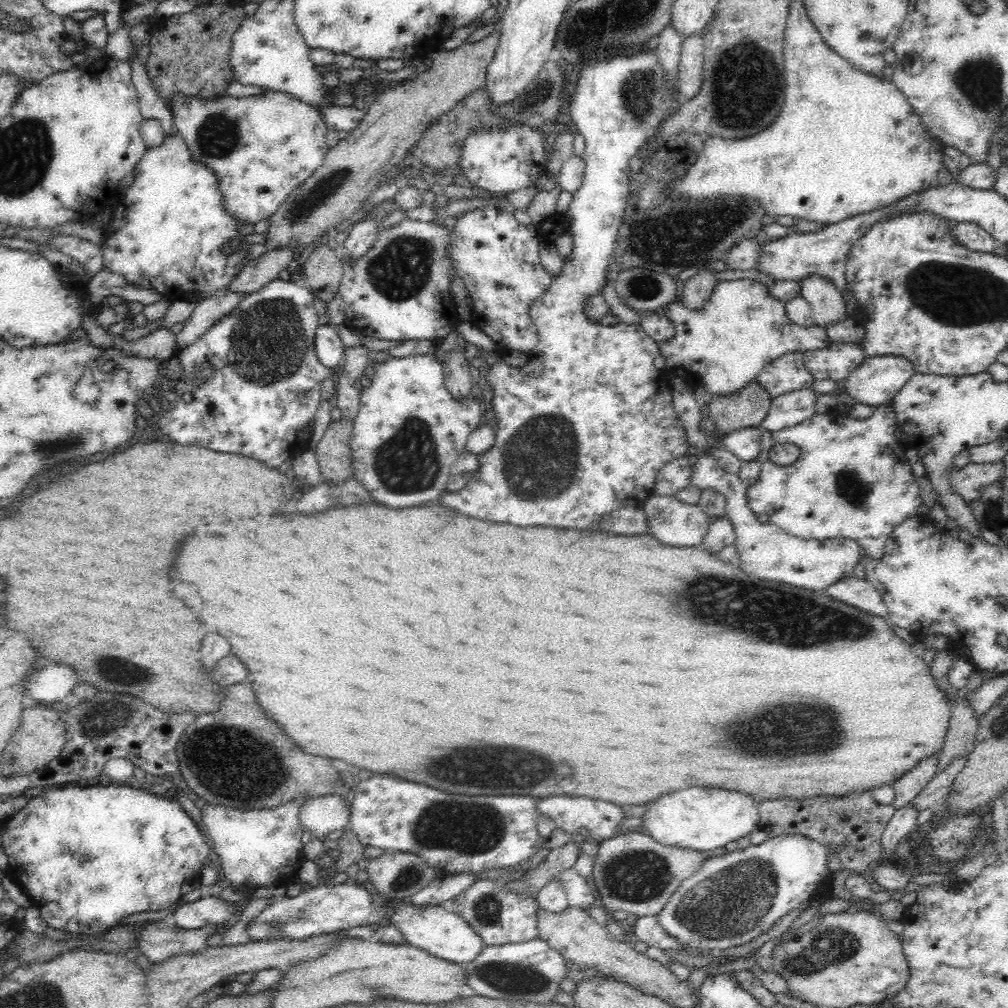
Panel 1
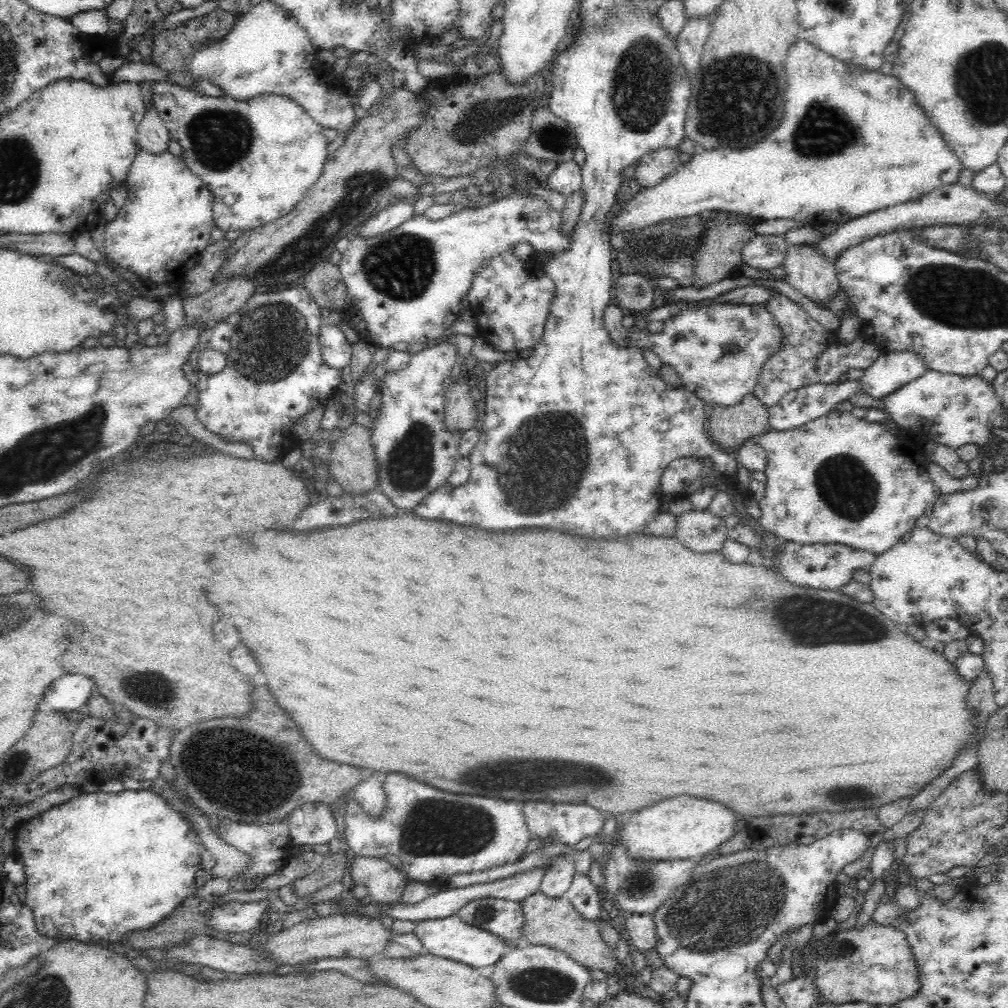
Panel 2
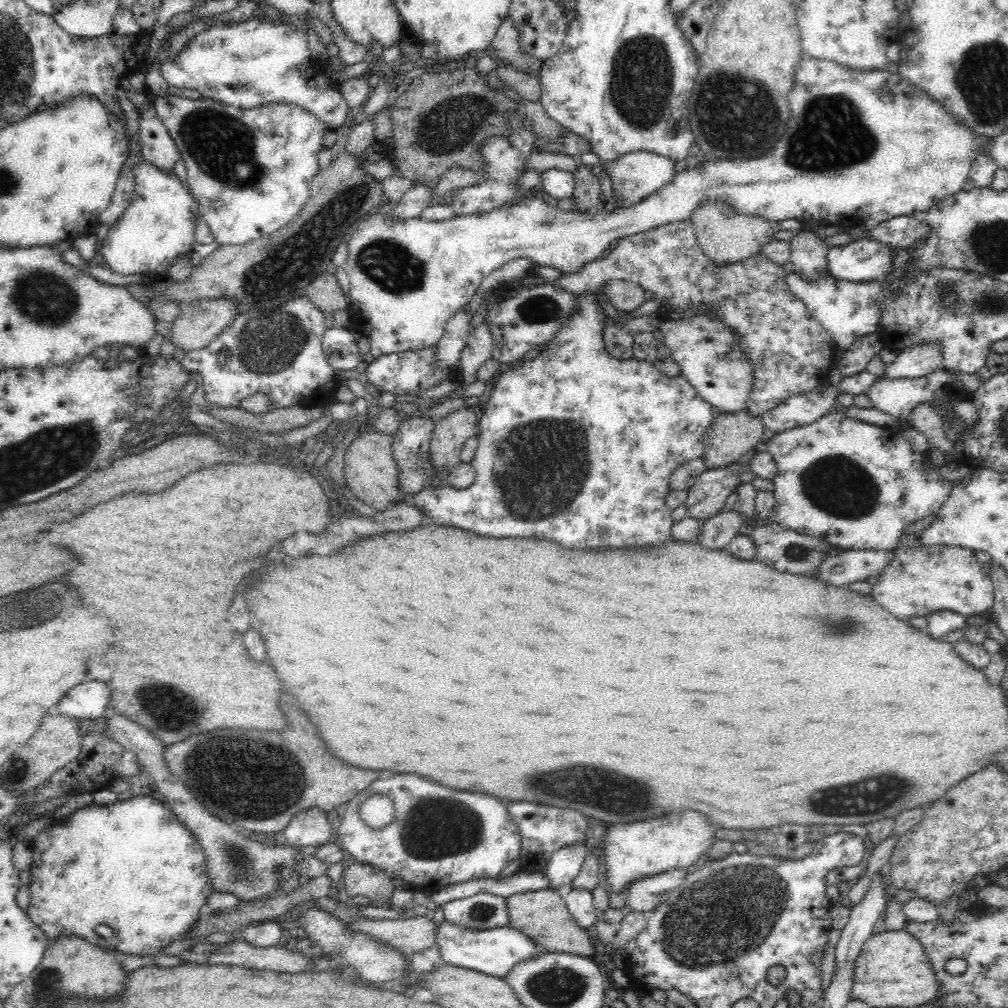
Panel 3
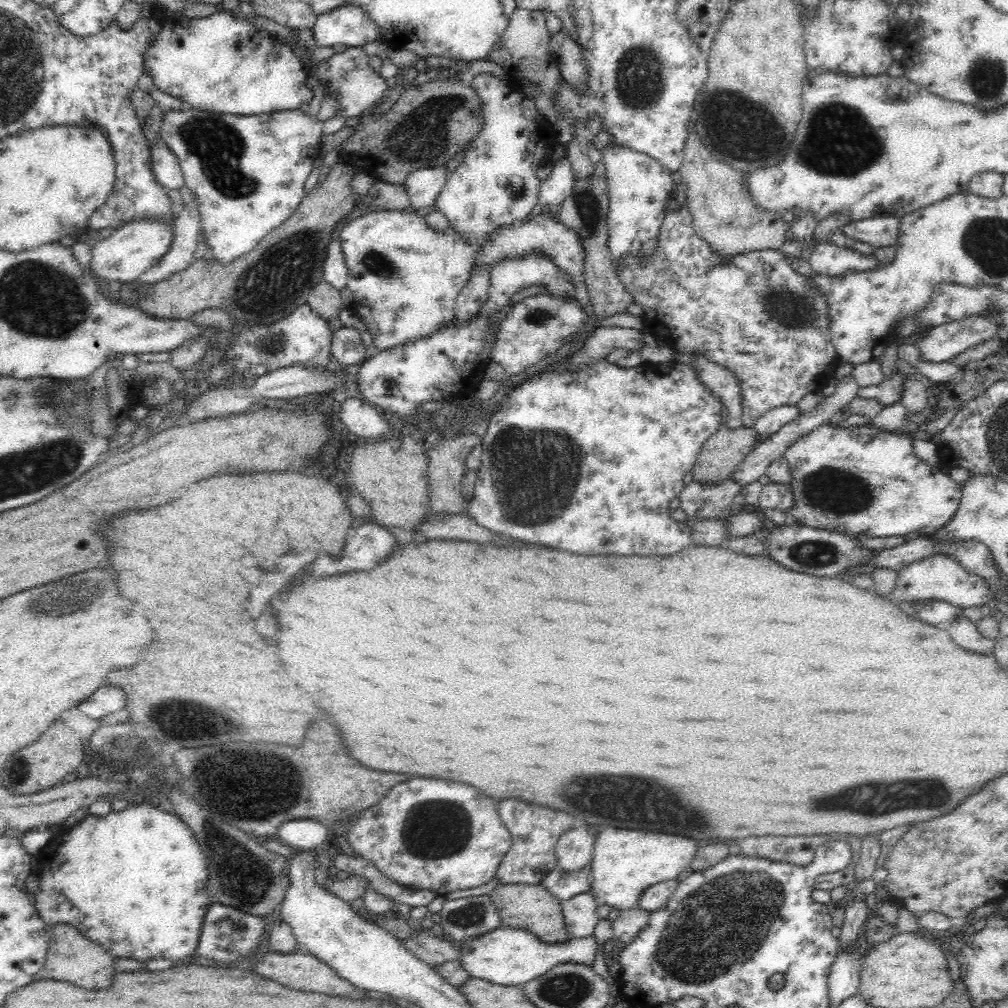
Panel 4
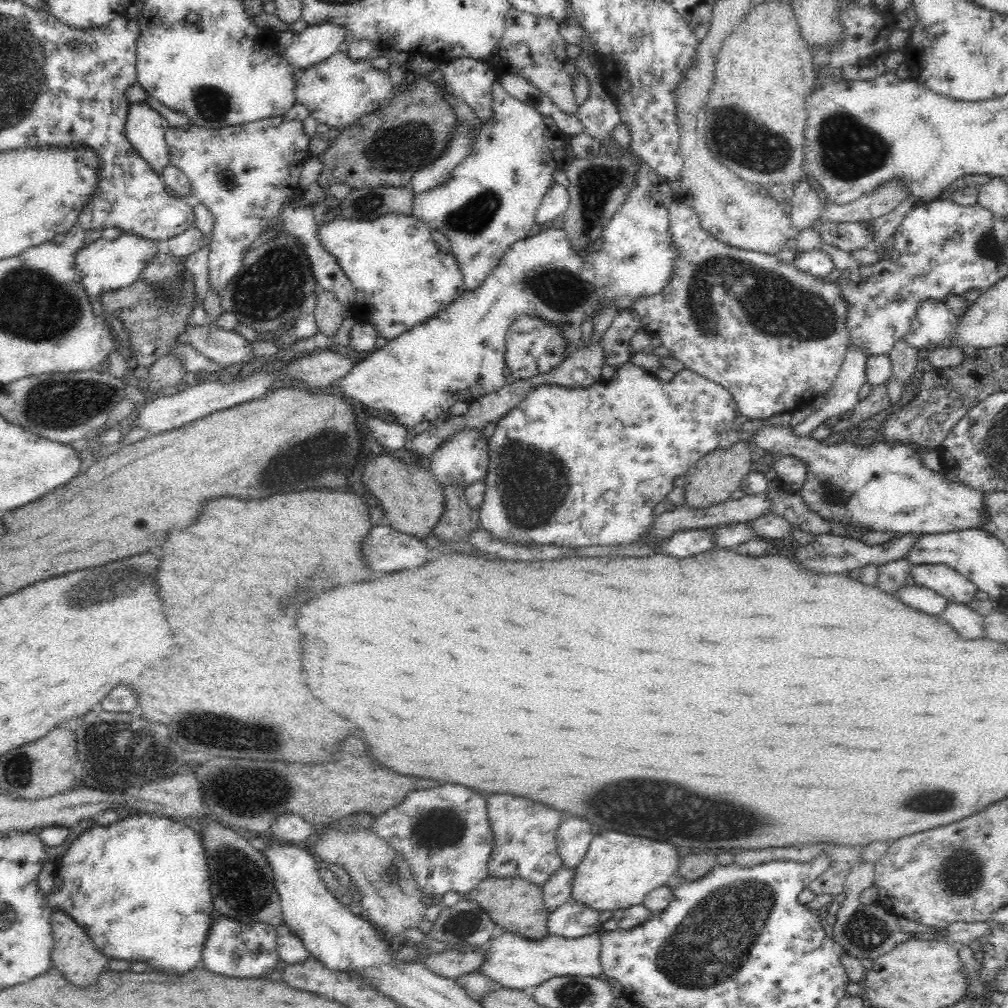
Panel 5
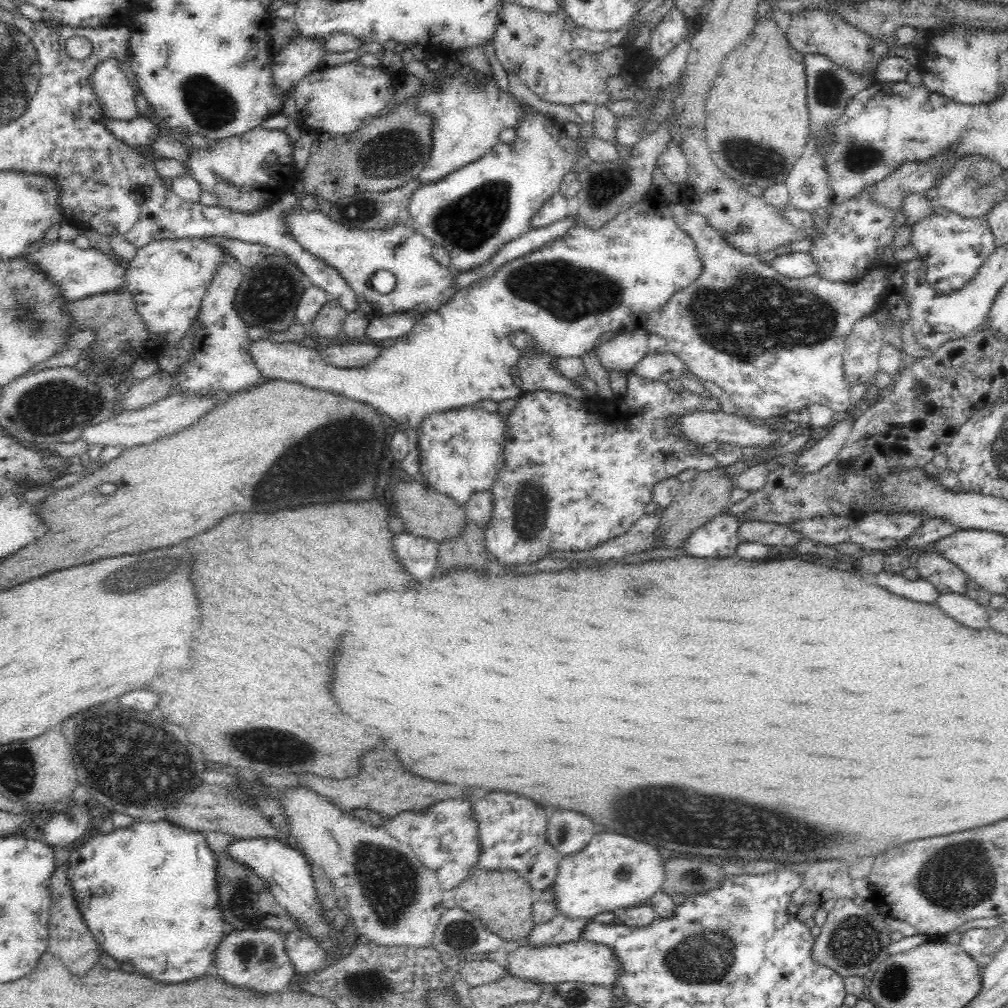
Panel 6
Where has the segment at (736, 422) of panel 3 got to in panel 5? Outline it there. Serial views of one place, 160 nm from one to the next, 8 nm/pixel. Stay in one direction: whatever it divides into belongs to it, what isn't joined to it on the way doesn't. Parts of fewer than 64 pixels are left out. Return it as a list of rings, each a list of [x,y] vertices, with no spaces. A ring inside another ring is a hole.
[[[738,441],[732,448],[717,448],[711,453],[704,455],[684,476],[685,484],[682,487],[682,502],[679,506],[686,509],[705,509],[732,496],[734,490],[739,490],[740,481],[751,470],[750,449],[748,443]]]

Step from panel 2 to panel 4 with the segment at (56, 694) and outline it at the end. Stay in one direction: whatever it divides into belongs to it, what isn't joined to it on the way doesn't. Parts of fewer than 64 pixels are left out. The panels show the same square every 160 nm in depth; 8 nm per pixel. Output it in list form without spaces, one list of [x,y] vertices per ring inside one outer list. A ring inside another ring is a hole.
[[[104,686],[94,696],[90,696],[86,702],[78,706],[80,712],[84,712],[94,720],[103,720],[105,717],[116,713],[124,708],[126,694],[118,686]]]

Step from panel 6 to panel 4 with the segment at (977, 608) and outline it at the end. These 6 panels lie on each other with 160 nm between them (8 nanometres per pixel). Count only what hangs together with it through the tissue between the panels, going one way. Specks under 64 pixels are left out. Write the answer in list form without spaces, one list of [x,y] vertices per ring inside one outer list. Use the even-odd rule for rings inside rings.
[[[963,614],[959,615],[946,628],[958,646],[982,655],[993,654],[995,641],[980,635],[977,623],[972,622]]]

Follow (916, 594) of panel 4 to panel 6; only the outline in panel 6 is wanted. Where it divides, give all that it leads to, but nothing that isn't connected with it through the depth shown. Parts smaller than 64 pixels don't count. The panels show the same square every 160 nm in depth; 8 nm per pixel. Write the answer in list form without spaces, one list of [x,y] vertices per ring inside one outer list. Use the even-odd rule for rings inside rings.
[[[926,551],[917,558],[920,579],[929,580],[938,593],[967,592],[967,574],[938,551]]]

